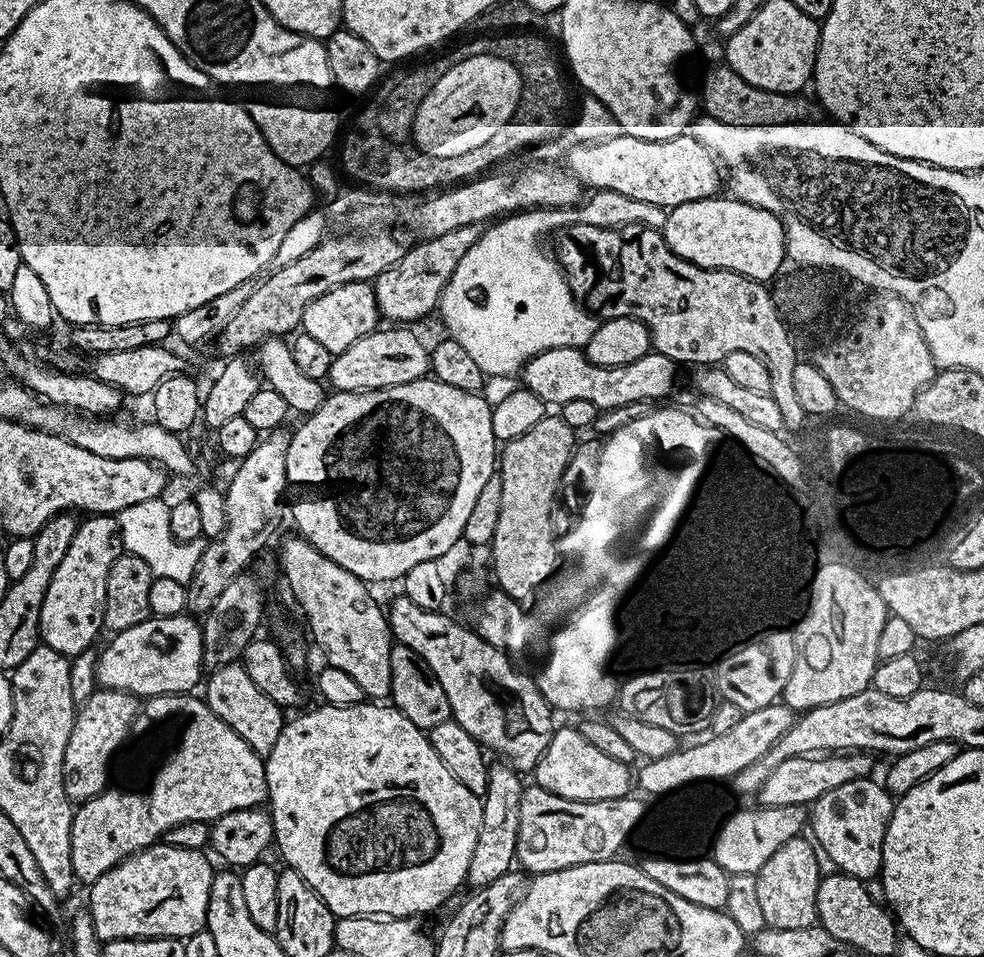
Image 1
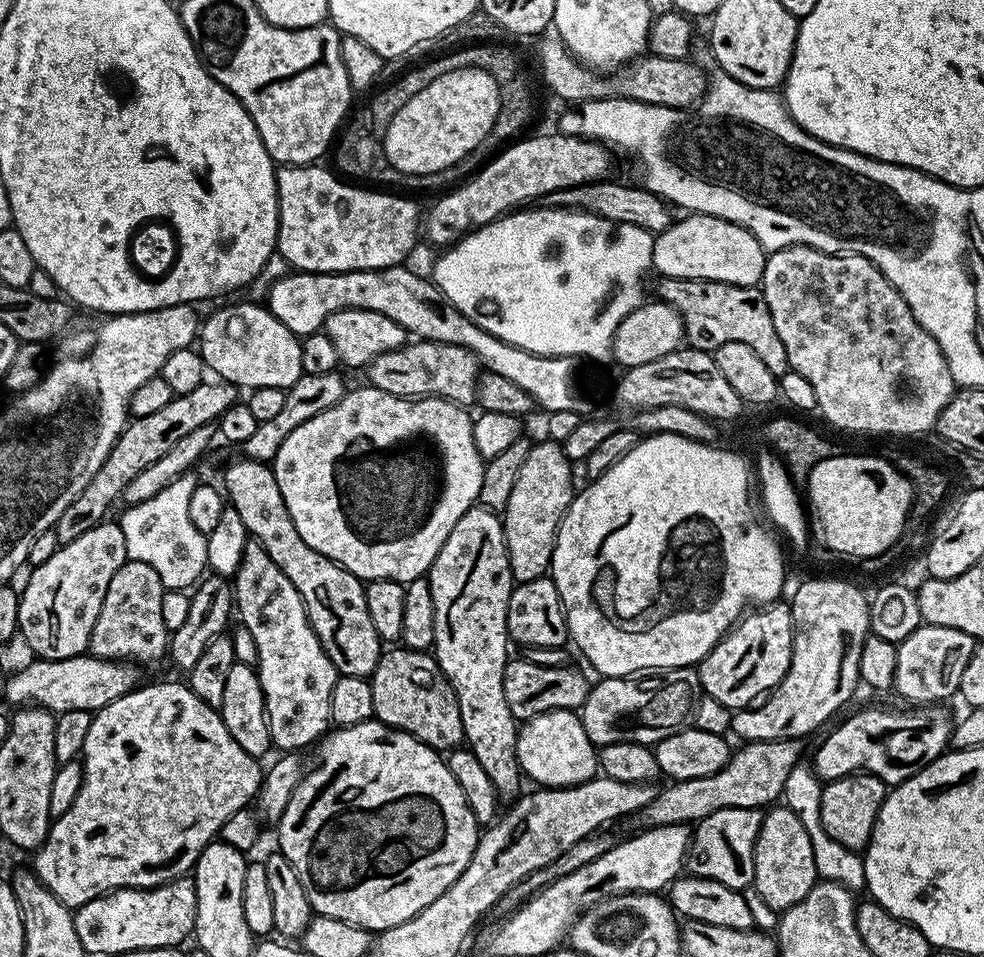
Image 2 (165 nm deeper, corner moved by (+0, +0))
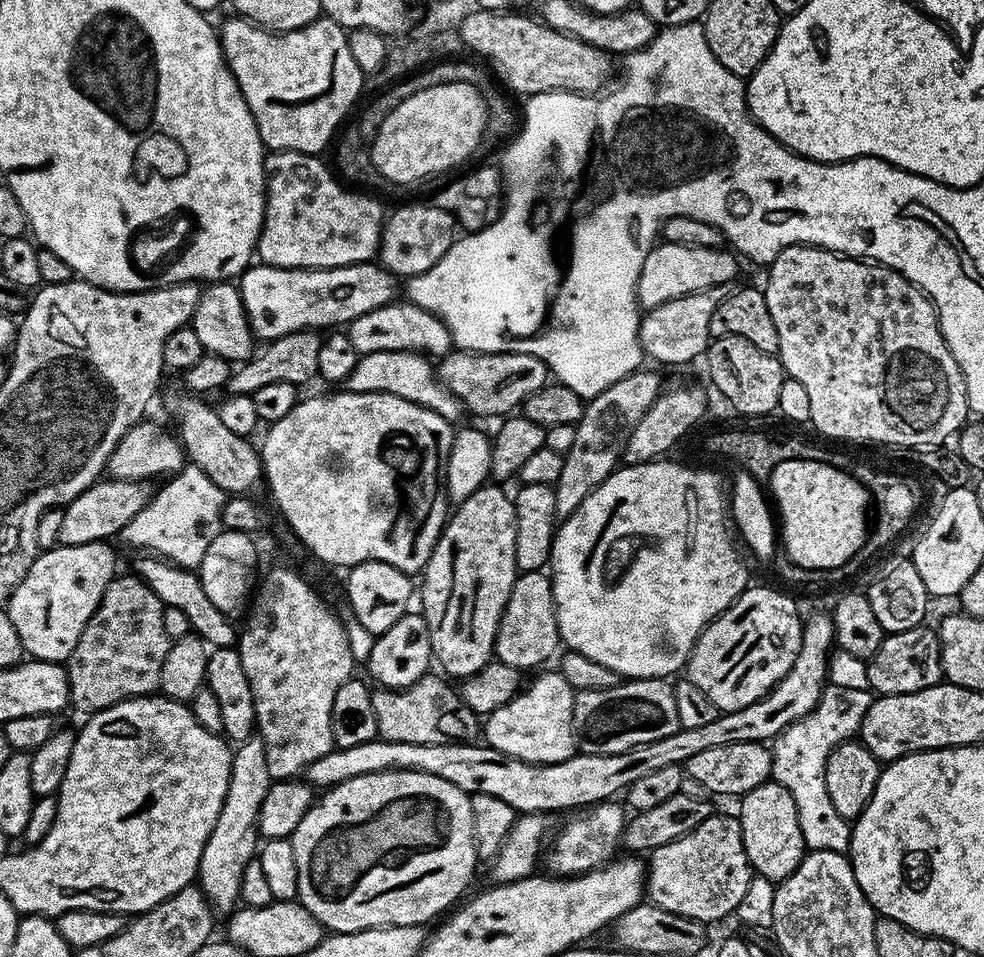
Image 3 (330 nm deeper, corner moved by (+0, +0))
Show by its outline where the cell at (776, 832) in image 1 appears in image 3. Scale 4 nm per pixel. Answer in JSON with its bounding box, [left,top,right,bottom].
[646,814,753,922]

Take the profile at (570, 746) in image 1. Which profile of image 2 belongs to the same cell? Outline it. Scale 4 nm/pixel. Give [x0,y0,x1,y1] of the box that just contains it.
[516,710,598,788]

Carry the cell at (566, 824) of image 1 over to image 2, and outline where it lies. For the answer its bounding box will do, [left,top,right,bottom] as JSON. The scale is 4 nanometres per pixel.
[643,740,801,827]

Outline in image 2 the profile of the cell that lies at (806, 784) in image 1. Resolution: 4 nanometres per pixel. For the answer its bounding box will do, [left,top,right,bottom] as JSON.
[814,706,953,786]

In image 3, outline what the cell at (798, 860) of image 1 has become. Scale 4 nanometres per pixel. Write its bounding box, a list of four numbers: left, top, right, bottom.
[738,782,806,882]

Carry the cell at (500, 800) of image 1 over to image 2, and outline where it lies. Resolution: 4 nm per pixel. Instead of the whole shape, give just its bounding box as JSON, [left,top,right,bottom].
[426,506,521,802]

